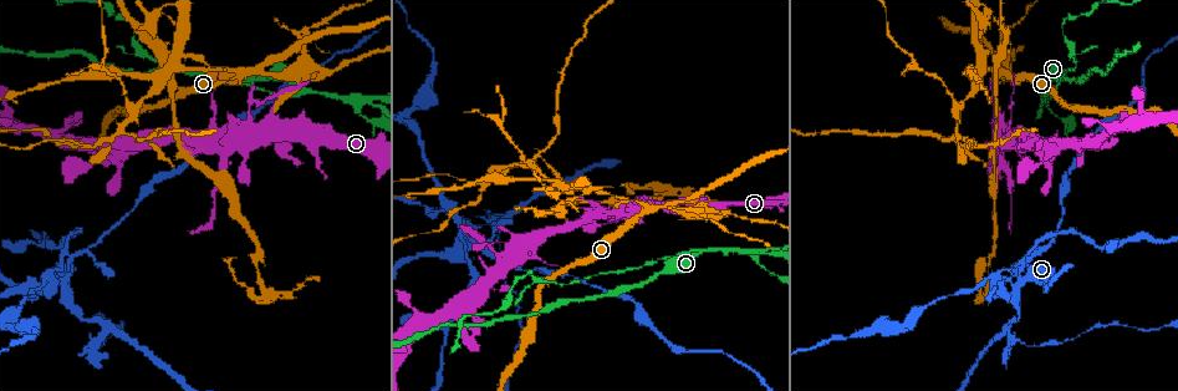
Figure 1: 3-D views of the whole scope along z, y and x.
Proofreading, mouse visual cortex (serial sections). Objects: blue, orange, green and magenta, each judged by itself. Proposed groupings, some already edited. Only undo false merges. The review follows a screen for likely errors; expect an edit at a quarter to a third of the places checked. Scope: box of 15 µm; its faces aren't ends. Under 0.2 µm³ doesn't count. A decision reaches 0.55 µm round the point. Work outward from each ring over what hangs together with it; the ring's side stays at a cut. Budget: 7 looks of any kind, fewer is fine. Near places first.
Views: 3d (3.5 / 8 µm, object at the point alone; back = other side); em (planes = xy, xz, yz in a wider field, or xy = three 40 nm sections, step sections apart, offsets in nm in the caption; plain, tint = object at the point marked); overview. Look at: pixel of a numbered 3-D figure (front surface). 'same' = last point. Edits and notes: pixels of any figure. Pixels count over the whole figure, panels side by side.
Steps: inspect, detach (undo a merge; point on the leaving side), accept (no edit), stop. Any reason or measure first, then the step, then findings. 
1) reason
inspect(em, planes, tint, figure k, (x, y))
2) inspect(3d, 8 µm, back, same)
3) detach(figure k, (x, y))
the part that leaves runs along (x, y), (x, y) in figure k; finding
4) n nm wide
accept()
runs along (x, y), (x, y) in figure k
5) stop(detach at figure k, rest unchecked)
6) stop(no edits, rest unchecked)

three arms meet
inspect(3d, 3.5 µm, figure 1, (694, 249))

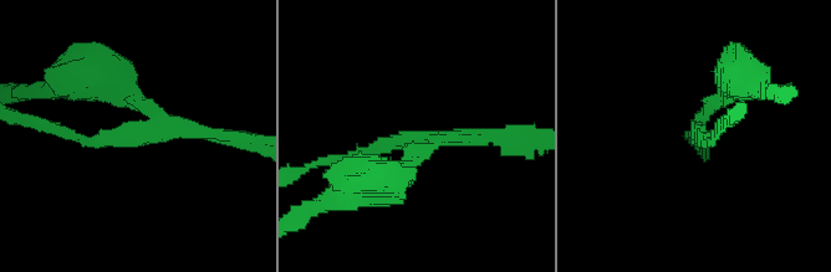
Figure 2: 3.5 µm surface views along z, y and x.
3 arms; arms of 150, 200, 350 nm; now the EM
inspect(em, planes, plain, figure 2, (417, 137))

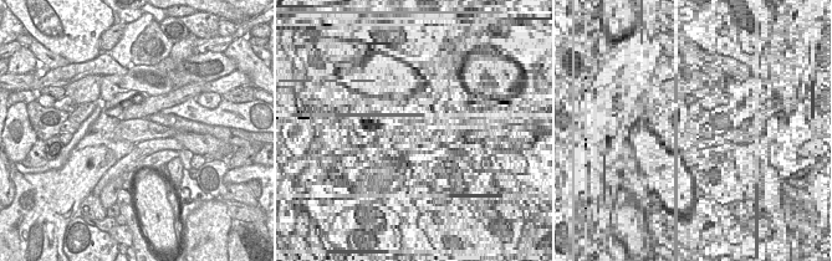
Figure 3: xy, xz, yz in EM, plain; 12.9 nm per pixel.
where the object lies
inspect(em, planes, tint, same)

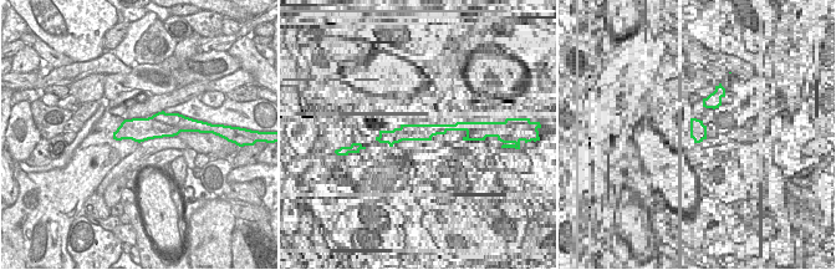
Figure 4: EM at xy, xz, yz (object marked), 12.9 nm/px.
detach(figure 2, (385, 143))
border along (152, 116), (158, 128), (176, 134) in figure 4; a second cell is stuck on

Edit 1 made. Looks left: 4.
see it whole again
inspect(overview)

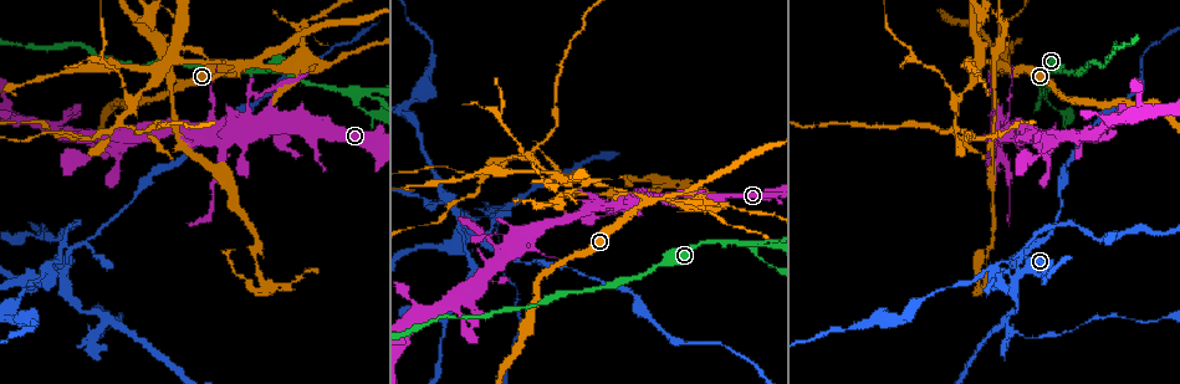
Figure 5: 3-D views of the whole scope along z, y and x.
two arms at a narrow angle
inspect(3d, 3.5 µm, back, figure 5, (355, 91))

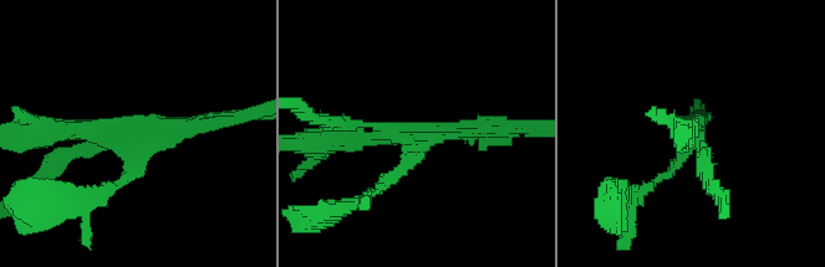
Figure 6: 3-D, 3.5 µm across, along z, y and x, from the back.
now the EM
inspect(em, xy, step 1, tint, figure 6, (419, 134))

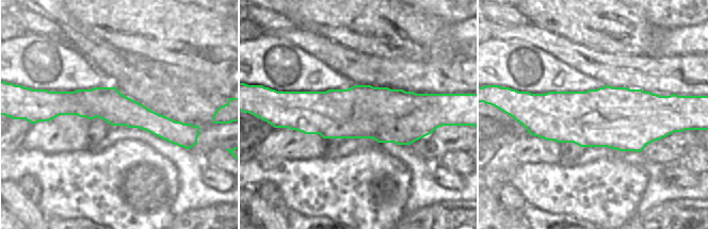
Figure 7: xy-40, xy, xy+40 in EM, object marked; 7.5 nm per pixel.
detach(figure 6, (61, 165))
the part that leaves runs along (386, 129), (317, 121), (314, 111) in figure 6; two cells meet here

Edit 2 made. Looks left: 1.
stop(detach at figure 2, detach at figure 6, rest unchecked)

